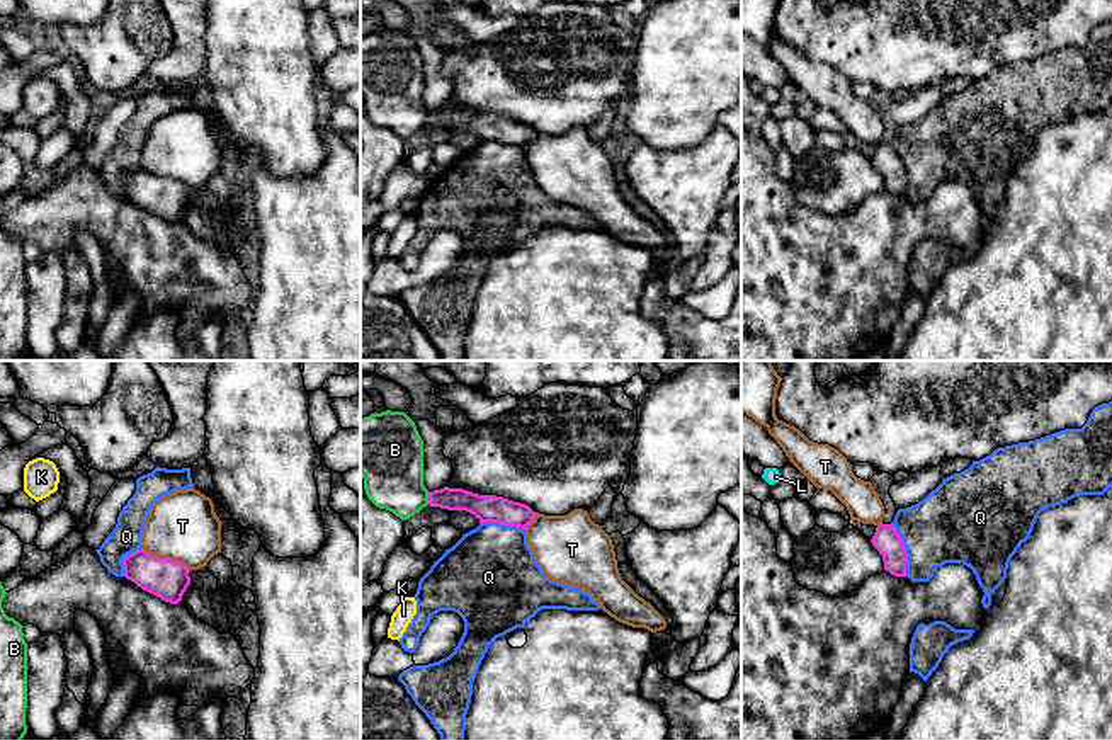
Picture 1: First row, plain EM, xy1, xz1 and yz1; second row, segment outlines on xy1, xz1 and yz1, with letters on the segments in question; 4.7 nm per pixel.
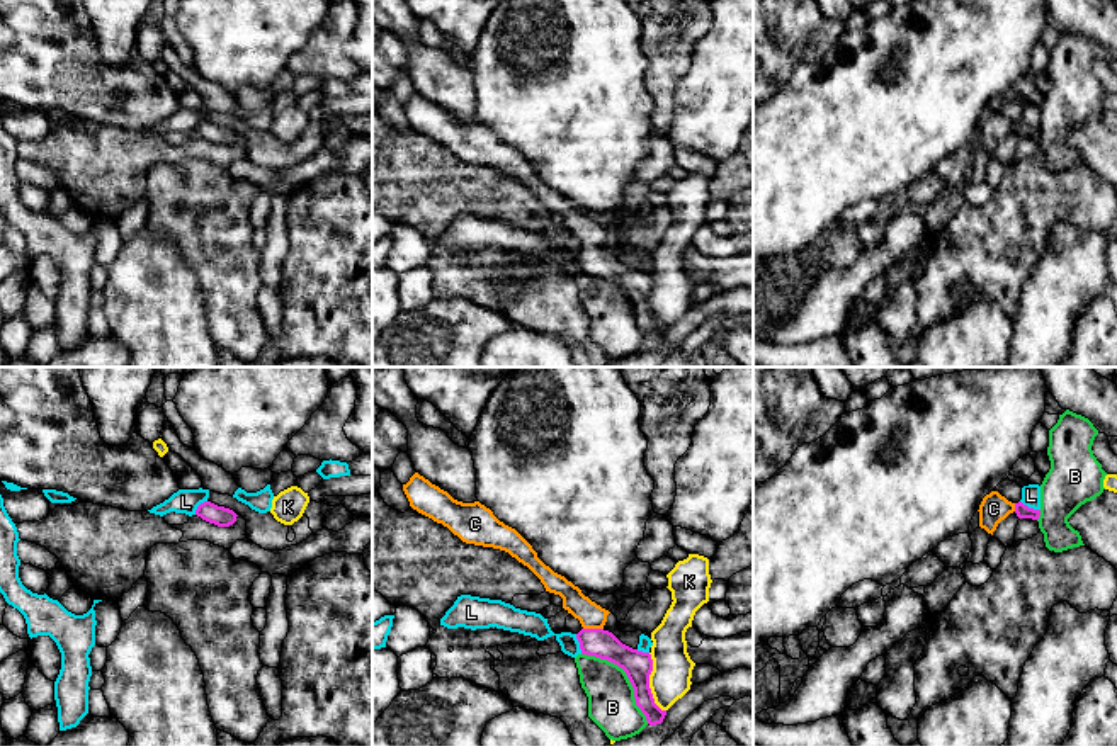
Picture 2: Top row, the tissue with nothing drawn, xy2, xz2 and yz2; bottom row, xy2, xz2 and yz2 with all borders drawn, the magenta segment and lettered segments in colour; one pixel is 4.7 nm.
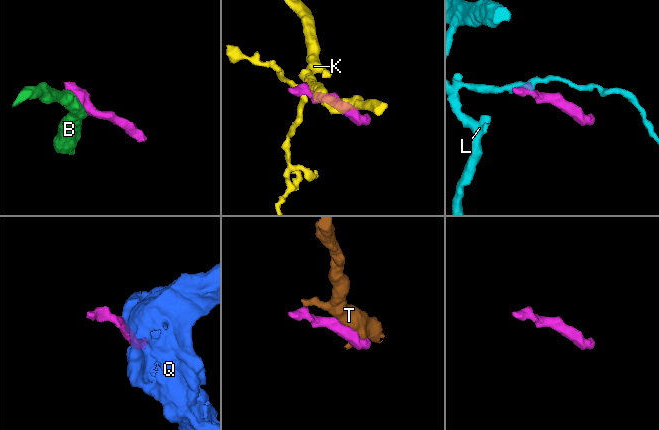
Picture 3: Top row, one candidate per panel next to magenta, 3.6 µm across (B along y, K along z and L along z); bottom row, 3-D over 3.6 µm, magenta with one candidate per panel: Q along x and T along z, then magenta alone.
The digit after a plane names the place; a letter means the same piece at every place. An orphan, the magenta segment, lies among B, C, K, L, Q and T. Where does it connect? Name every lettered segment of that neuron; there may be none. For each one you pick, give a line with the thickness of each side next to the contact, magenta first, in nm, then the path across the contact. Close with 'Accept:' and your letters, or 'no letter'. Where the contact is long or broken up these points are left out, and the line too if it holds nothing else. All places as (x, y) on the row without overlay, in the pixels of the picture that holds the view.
C: 140 nm thick on the magenta side, 120 nm on the other
Accept: C

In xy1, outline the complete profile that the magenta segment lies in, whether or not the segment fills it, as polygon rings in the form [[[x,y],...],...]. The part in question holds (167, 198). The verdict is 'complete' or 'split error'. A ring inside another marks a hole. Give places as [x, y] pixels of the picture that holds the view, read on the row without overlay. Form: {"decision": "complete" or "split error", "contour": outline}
{"decision": "complete", "contour": [[[138,168],[122,179],[124,196],[165,221],[179,223],[190,204],[189,187]]]}

